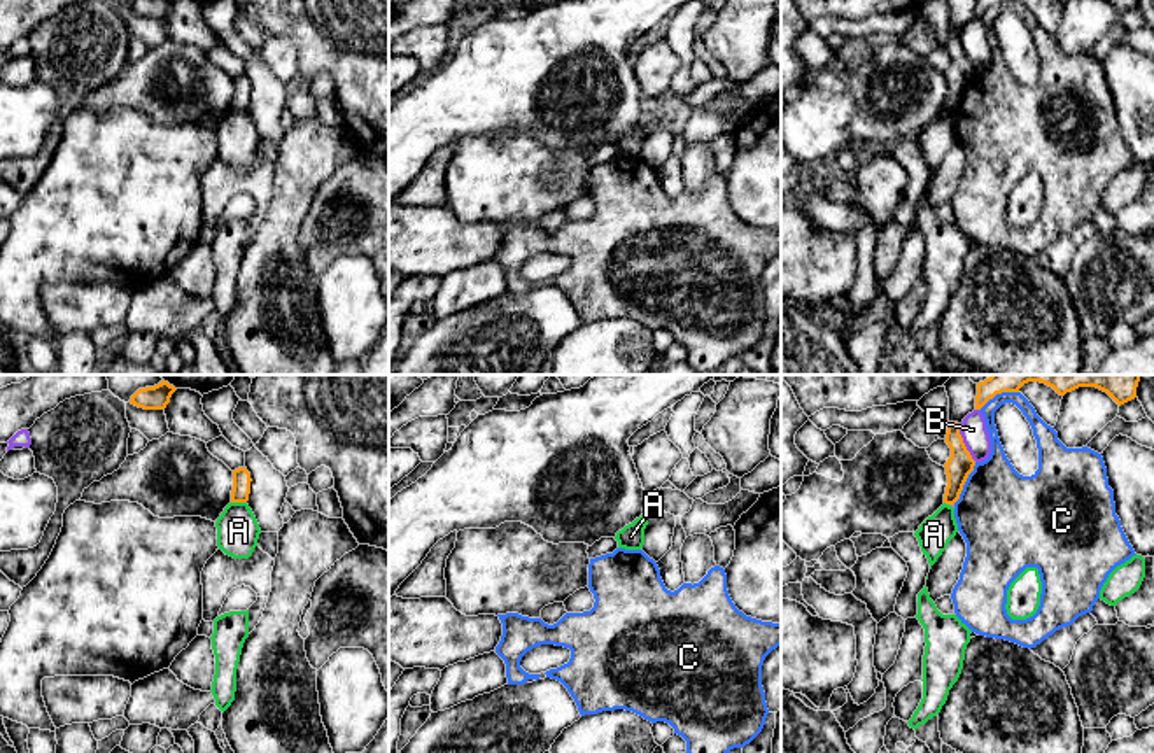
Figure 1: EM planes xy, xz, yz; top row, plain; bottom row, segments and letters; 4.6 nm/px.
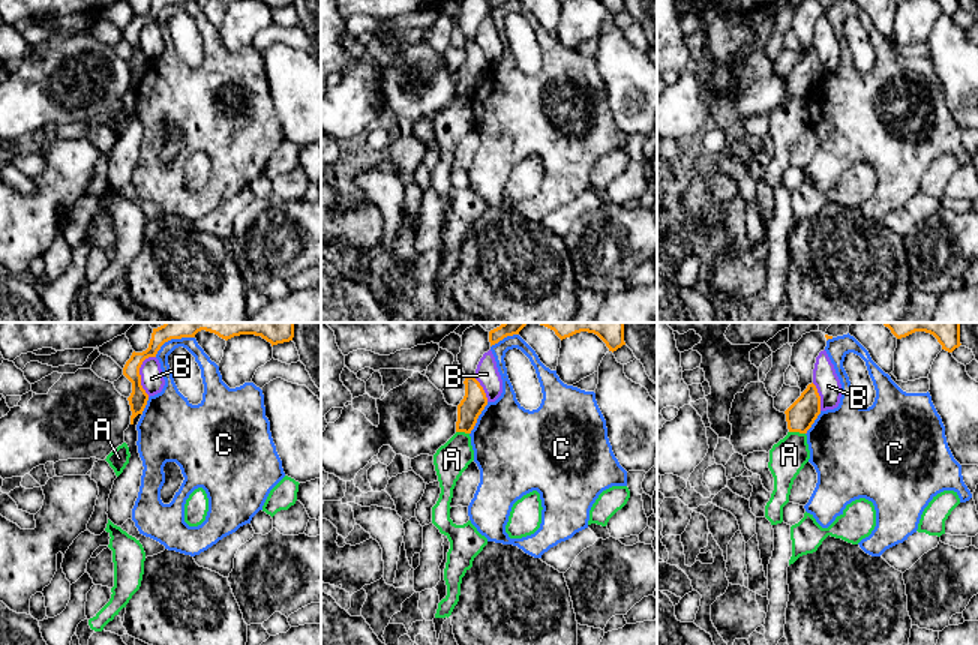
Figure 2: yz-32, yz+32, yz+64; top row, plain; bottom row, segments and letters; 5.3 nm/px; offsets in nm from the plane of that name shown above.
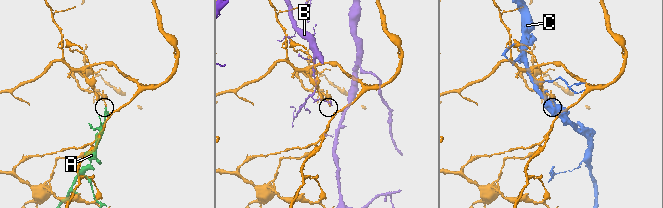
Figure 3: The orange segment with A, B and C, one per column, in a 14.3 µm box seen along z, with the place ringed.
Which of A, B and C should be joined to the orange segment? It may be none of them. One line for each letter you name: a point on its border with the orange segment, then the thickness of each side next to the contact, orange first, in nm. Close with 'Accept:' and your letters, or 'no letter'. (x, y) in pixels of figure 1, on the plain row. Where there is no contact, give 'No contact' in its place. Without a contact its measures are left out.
Accept: no letter

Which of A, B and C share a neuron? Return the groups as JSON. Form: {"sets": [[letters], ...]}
{"sets": [["A"], ["B"], ["C"]]}

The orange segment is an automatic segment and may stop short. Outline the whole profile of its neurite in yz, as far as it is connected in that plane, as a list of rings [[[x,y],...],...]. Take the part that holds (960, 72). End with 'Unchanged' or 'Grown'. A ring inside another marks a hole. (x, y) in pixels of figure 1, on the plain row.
[[[949,30],[946,40],[946,51],[951,56],[951,65],[944,72],[947,82],[947,95],[944,102],[946,112],[954,112],[960,107],[963,93],[975,74],[975,68],[972,67],[960,42],[960,33],[961,32],[958,30]]]. Unchanged

